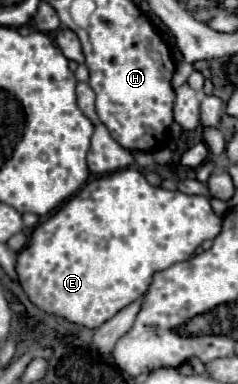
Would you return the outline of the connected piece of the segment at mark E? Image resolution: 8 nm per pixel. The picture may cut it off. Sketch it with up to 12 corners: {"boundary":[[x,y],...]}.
{"boundary":[[124,168],[18,254],[30,302],[98,328],[214,240],[208,198]]}

